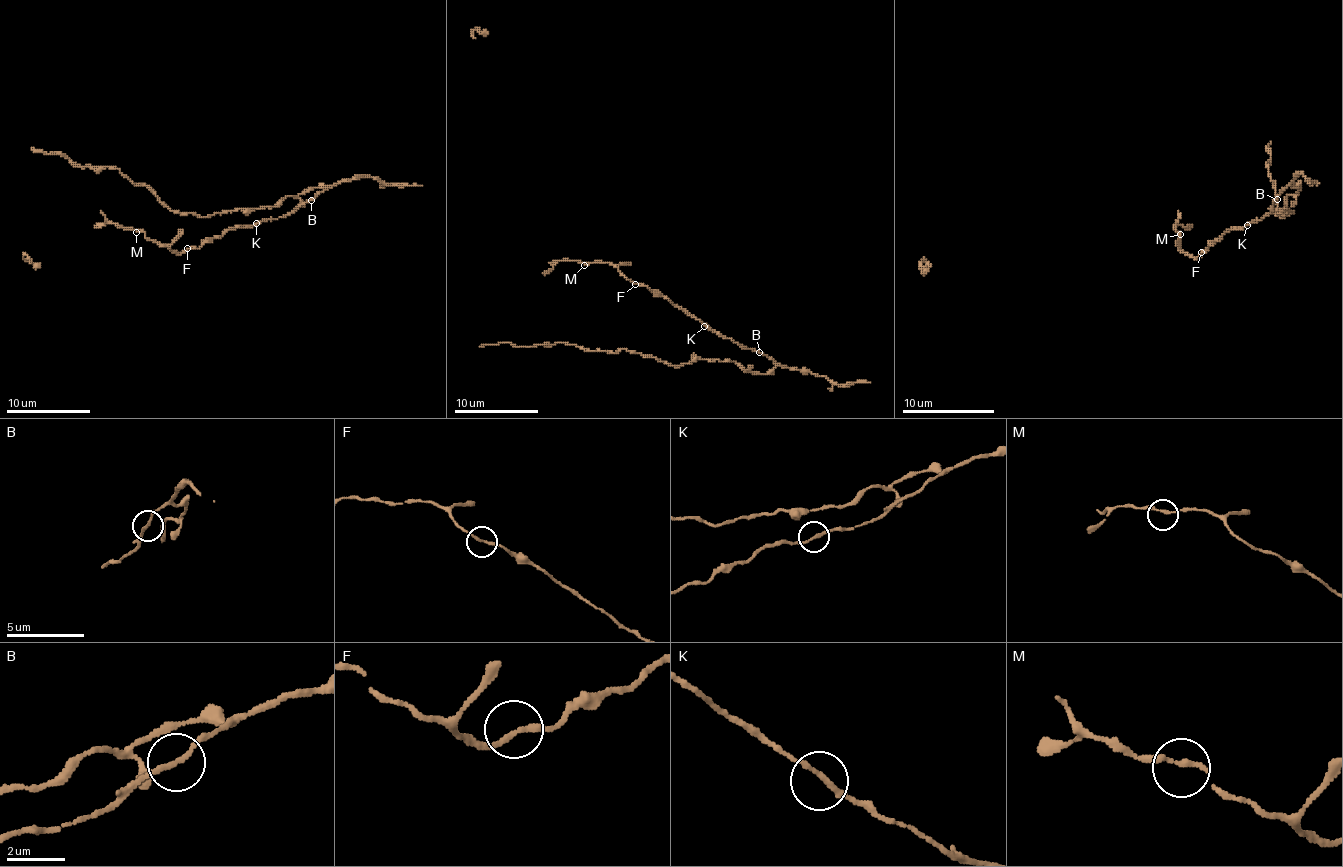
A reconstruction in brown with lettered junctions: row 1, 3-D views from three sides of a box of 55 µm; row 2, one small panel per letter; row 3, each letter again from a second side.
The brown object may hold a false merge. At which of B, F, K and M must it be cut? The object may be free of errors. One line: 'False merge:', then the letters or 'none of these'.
False merge: none of these

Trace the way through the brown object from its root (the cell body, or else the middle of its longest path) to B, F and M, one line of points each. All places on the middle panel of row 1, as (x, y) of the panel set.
B: (704, 323), (759, 353)
F: (704, 323), (666, 298), (654, 294), (645, 286), (635, 284)
M: (704, 323), (666, 298), (654, 294), (645, 286), (631, 281), (608, 263), (584, 265)

